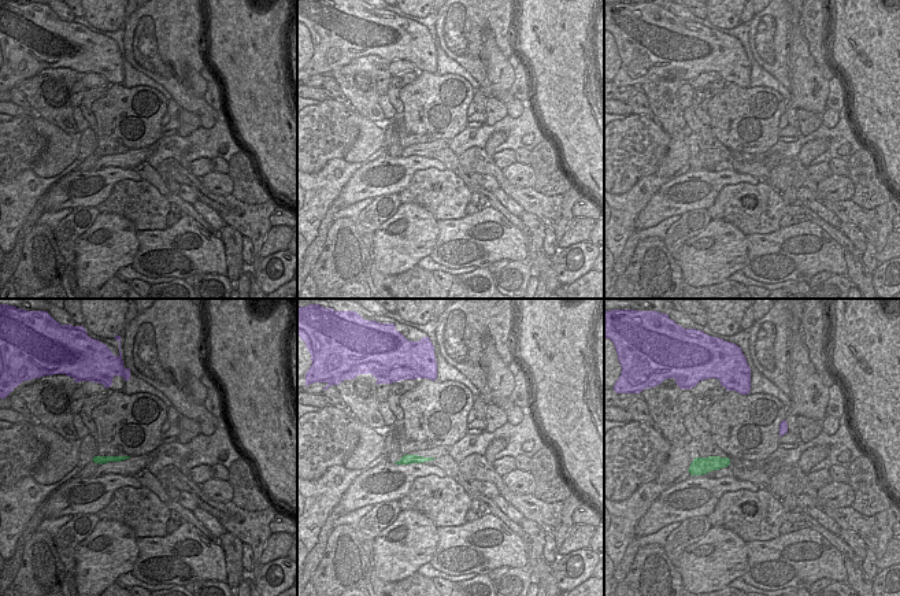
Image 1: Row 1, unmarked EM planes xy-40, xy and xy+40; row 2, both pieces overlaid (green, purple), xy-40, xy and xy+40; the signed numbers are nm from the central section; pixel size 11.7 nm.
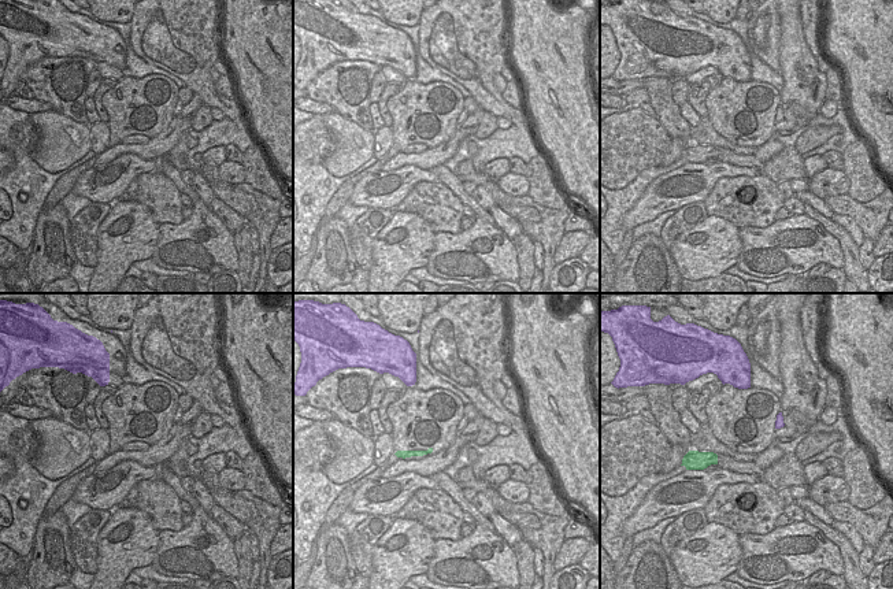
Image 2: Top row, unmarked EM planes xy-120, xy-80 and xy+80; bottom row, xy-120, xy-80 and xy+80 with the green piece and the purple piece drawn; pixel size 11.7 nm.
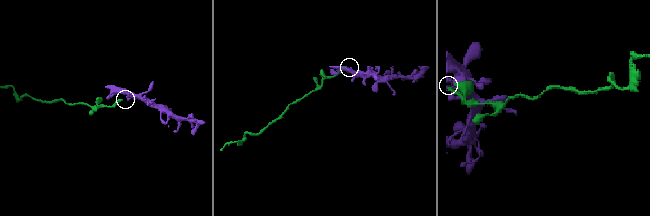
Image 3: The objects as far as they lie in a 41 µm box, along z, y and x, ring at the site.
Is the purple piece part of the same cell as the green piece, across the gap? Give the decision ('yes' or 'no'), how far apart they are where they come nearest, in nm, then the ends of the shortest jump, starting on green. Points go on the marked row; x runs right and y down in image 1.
no; gap 650 nm; span xy+40 (729, 459), (780, 436)

